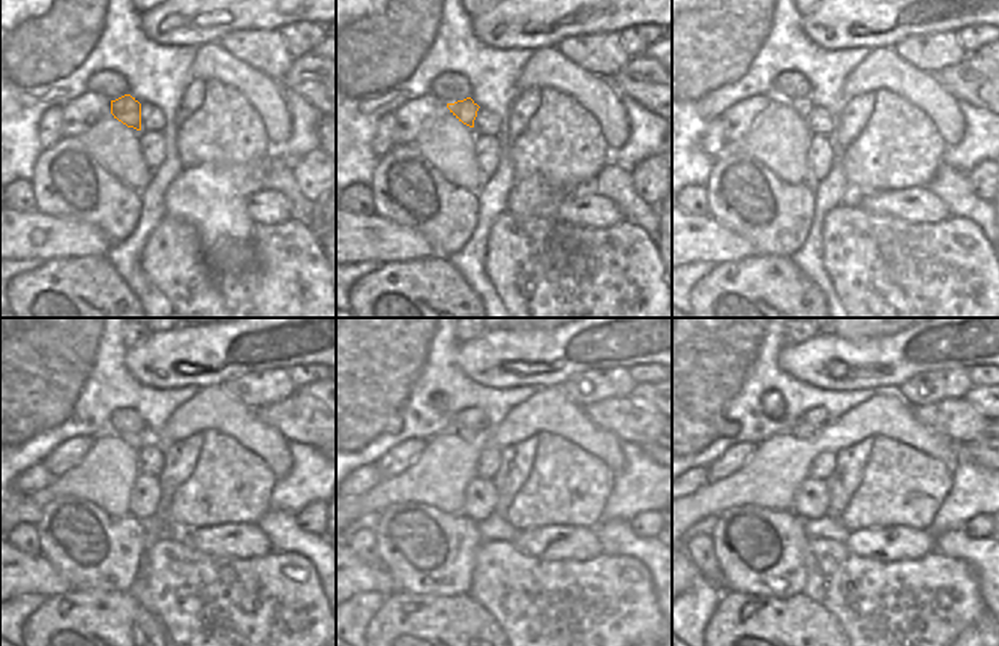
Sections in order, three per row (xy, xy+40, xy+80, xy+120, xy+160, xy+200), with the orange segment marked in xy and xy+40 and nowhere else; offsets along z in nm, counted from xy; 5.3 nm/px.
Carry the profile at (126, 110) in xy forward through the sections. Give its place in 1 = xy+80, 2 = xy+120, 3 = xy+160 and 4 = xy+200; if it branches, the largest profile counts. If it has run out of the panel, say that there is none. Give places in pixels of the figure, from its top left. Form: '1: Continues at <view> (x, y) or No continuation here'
1: Continues at xy+80 (803, 105)
2: Continues at xy+120 (134, 439)
3: Continues at xy+160 (464, 432)
4: Continues at xy+200 (801, 430).

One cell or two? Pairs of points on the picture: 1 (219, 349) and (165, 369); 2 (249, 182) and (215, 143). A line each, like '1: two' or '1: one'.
1: one
2: two

